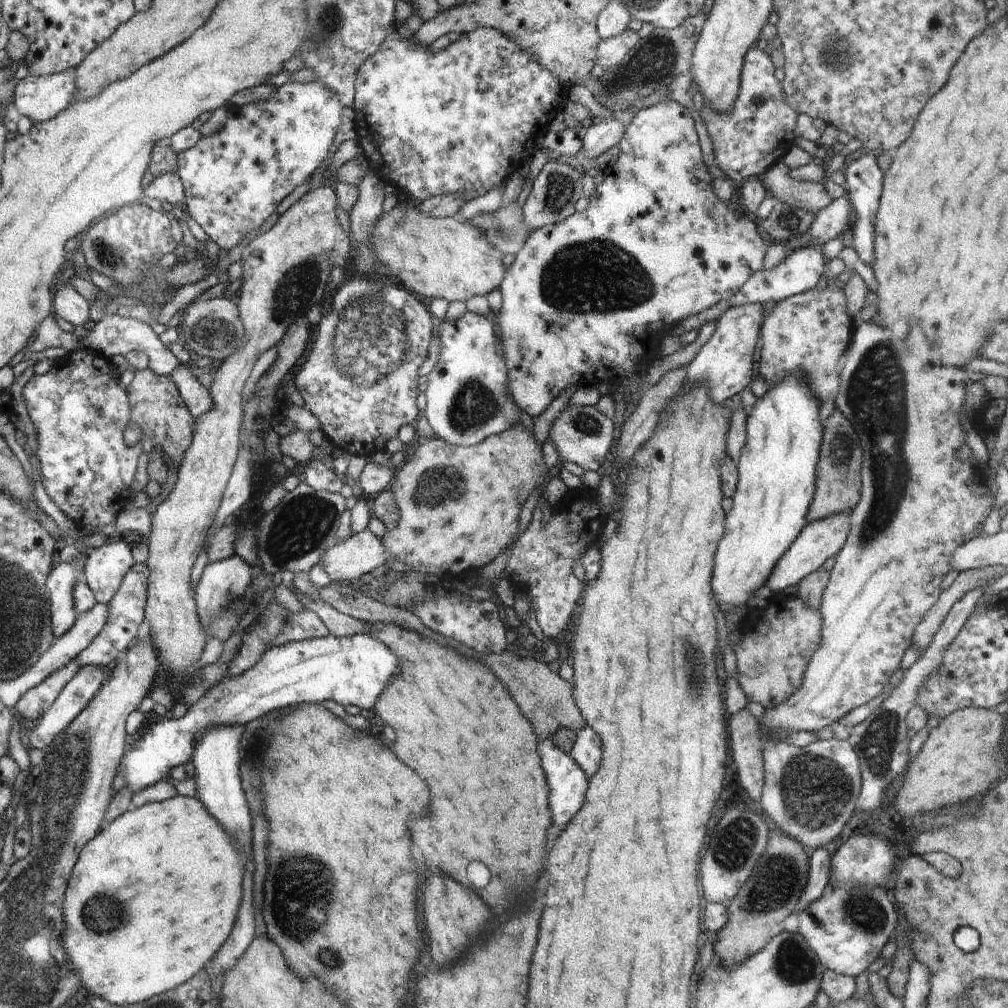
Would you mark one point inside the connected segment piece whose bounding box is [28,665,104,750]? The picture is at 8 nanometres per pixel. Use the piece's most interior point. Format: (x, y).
(73, 698)

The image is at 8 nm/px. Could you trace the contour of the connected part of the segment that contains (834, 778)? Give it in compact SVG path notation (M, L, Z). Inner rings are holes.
M824 738L818 739L805 747L792 746L789 743L783 743L782 741L766 743L764 744L763 752L763 775L764 784L759 802L762 804L764 812L766 812L772 822L780 828L780 832L792 835L792 838L796 839L805 848L805 851L809 854L809 856L812 856L813 852L816 850L822 850L822 846L826 846L828 842L832 842L832 840L834 840L834 838L842 832L844 825L848 822L848 820L850 820L852 812L854 812L857 808L856 803L859 792L861 791L862 777L858 755L854 748L852 748L850 741L839 741L838 739Z

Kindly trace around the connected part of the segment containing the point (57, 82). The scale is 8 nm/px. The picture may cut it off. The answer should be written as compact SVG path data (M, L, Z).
M62 71L53 75L42 75L36 78L28 74L26 78L18 82L14 91L14 104L18 112L23 117L28 117L32 124L53 119L59 112L68 108L69 104L73 102L76 83L72 74L73 71Z

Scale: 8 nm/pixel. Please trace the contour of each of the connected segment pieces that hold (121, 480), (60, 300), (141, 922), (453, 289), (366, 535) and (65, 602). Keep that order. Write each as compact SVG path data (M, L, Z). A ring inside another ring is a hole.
M88 349L70 351L61 359L52 361L47 373L34 374L23 388L23 395L30 420L37 432L38 444L34 453L40 461L42 484L50 500L69 520L76 522L79 528L89 530L91 534L105 528L124 508L114 508L116 498L112 496L120 496L120 492L132 484L138 456L142 454L142 442L129 446L123 439L132 409L129 398L126 398L124 390L118 386L118 378L114 376L110 358Z
M69 282L60 283L55 290L54 312L60 318L76 326L90 325L89 306L91 305Z
M177 794L159 803L150 803L137 809L131 808L106 824L102 832L90 839L81 851L80 858L73 868L72 878L68 882L68 890L65 891L63 912L66 914L66 922L70 924L70 928L66 928L66 946L70 946L66 952L70 952L70 960L74 960L73 967L83 980L86 990L115 1005L135 1005L144 1003L154 995L180 987L204 969L206 962L227 942L226 938L229 938L230 930L233 930L238 920L236 916L242 904L242 872L245 872L245 858L238 848L241 846L237 844L236 837L218 822L196 796L185 797Z
M400 195L398 202L390 211L383 211L376 222L371 236L371 247L375 257L392 281L409 288L414 294L430 298L452 301L464 301L474 295L484 296L501 284L506 272L502 256L485 238L478 234L475 226L456 217L431 217L420 212L416 207L405 203L408 198Z
M368 528L362 532L356 533L348 537L345 541L339 542L337 545L325 550L322 556L325 572L331 580L358 580L364 574L370 574L377 568L390 570L388 568L391 560L390 553L384 548L380 538L376 537Z
M84 558L69 563L59 562L46 579L54 638L72 630L73 624L77 622L78 614L73 592L79 582L78 576L83 571L83 562Z

